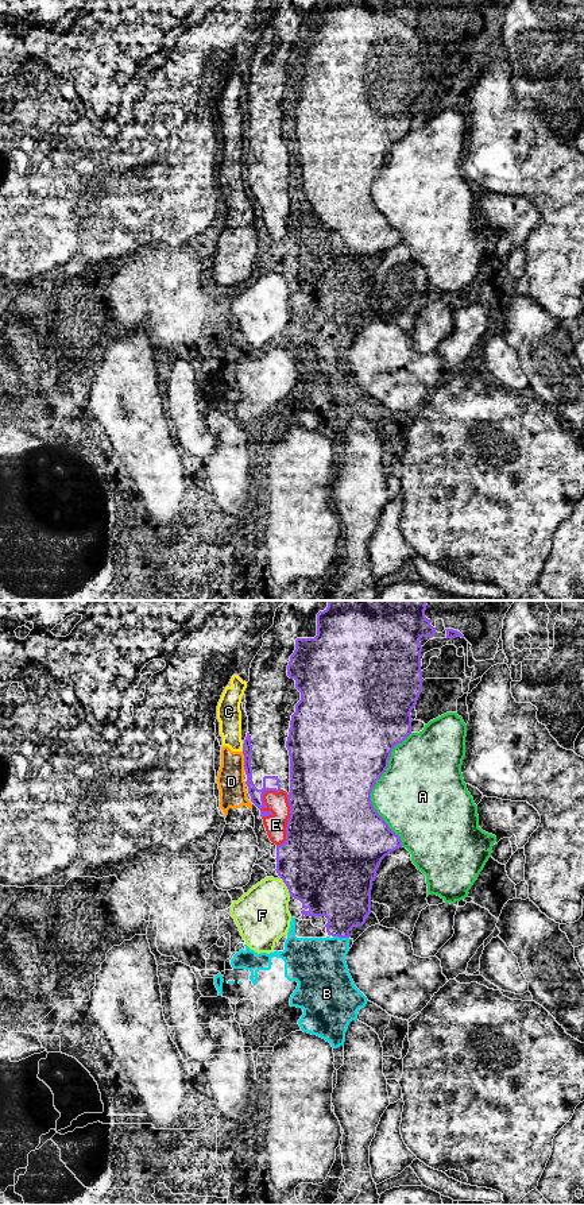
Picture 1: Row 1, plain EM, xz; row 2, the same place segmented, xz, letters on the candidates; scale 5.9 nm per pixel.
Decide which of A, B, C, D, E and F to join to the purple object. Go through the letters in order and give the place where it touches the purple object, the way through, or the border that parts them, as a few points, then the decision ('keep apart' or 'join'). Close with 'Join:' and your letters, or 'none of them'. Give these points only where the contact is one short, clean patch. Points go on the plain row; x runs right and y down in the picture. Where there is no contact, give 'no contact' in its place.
A: xz (372, 182) | keep apart
B: xz (341, 332) | keep apart
C: xz (243, 143) | keep apart
D: xz (244, 157) | keep apart
E: xz (263, 196) | keep apart
F: xz (286, 281) | keep apart
Join: none of them

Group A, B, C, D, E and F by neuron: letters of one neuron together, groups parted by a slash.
A / B / C D / E / F

